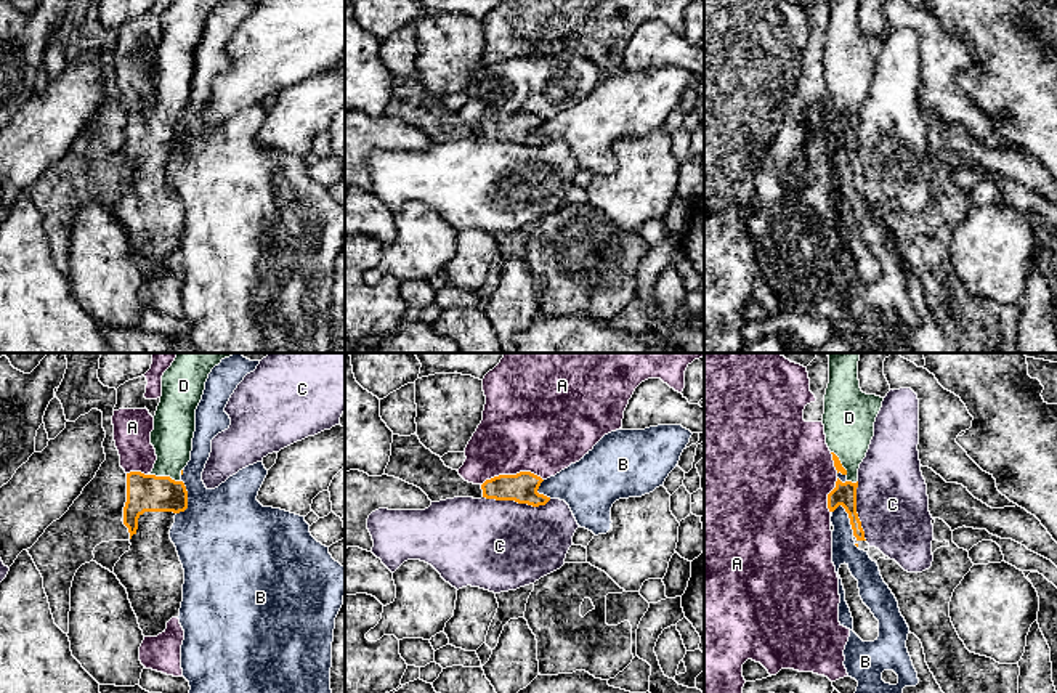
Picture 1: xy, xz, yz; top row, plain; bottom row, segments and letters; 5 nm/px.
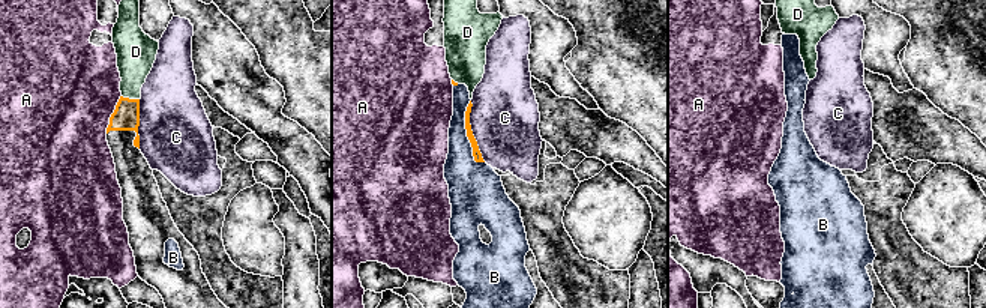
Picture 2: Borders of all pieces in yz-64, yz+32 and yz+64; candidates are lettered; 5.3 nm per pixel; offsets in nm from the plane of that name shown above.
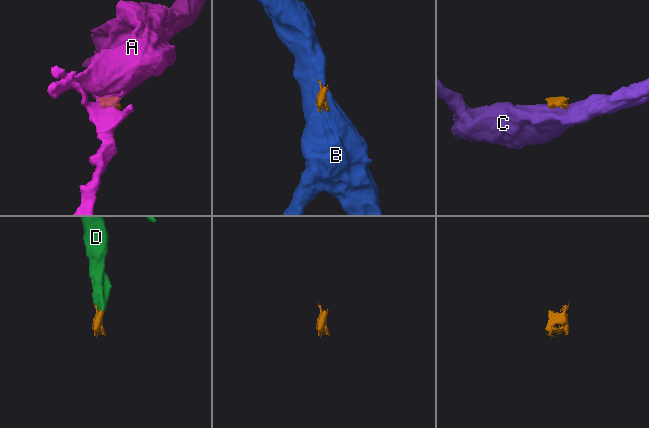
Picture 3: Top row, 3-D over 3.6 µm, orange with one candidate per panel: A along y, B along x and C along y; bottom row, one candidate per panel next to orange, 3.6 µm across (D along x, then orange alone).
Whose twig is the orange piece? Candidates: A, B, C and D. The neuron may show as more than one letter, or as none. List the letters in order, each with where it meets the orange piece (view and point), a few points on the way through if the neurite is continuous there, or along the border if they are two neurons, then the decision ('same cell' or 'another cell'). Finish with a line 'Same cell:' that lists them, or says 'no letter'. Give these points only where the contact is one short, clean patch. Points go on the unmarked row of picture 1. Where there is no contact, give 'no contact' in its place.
A: contact xz (512, 116); another cell
B: contact yz (850, 161); another cell
C: contact xz (517, 141); another cell
D: contact xy (164, 117); way xy (145, 133), (164, 117), (172, 100), (174, 69); same cell
Same cell: D

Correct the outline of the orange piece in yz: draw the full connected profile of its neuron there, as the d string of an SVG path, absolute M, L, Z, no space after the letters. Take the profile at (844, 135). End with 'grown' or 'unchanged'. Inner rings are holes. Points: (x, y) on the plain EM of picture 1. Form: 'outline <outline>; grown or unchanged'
outline M829 0L829 24L824 35L823 66L834 107L837 114L840 112L847 117L845 124L837 119L836 128L828 135L828 149L831 157L839 146L845 149L853 170L855 186L860 191L868 192L869 184L865 180L865 172L857 154L858 109L866 98L874 77L874 63L882 48L884 38L861 32L858 21L858 2L860 0Z; grown

